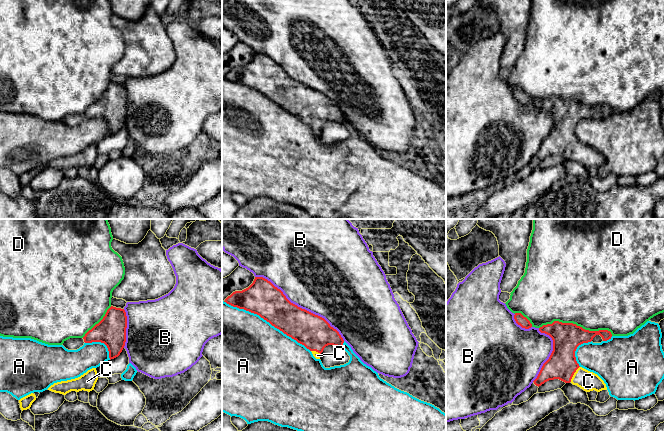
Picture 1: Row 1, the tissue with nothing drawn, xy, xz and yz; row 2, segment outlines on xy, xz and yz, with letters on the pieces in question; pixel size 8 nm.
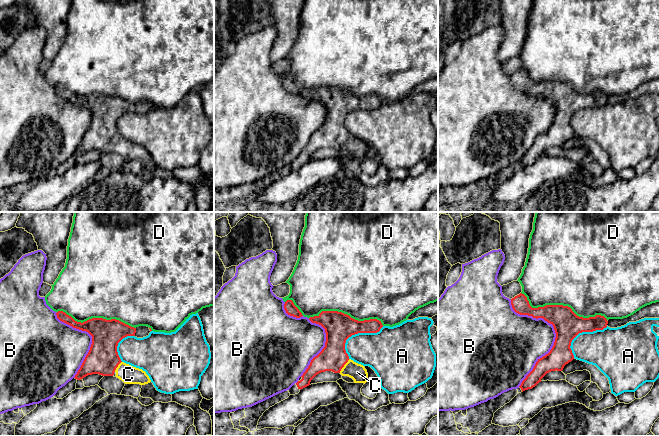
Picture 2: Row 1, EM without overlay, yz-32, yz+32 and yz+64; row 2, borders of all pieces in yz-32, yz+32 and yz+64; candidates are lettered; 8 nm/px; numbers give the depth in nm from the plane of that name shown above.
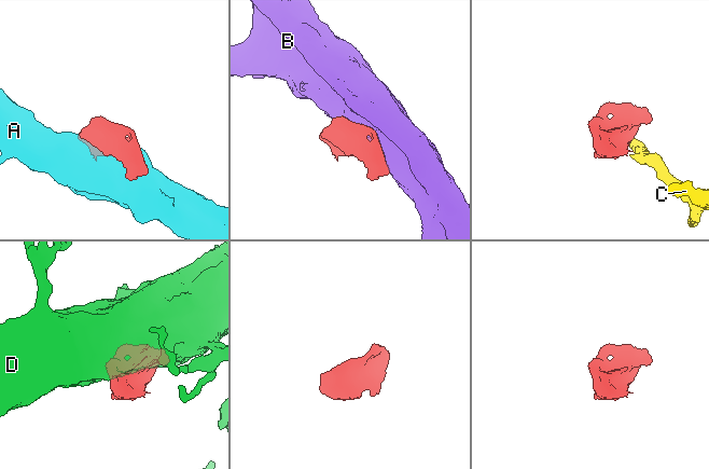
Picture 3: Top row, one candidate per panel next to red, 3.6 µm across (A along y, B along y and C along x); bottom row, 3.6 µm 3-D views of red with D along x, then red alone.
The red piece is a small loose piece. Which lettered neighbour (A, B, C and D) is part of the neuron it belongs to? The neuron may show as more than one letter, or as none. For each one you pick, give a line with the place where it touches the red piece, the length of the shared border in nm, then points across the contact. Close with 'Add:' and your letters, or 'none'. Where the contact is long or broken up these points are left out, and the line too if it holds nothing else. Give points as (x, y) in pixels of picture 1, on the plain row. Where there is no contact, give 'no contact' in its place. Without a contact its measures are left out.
C: contact yz (573, 150); length 150 nm
Add: C

